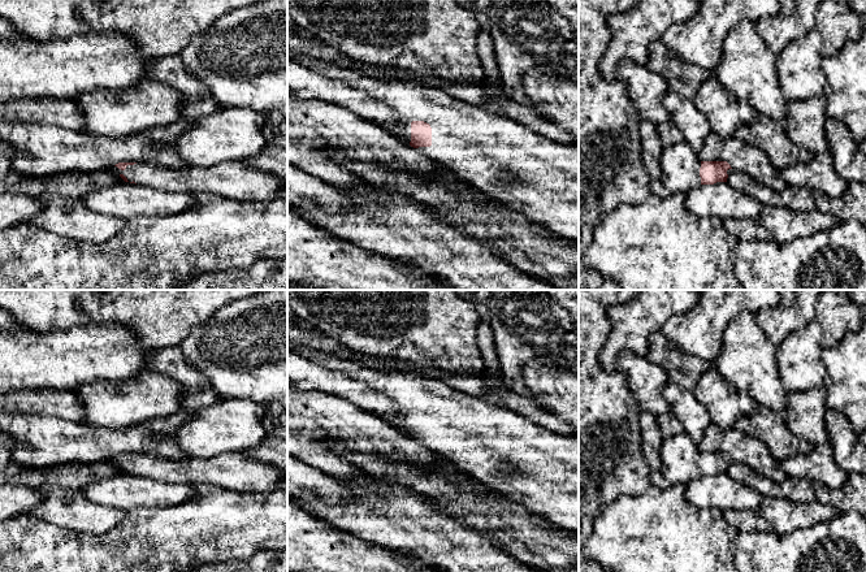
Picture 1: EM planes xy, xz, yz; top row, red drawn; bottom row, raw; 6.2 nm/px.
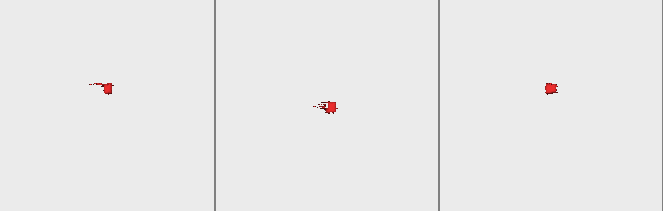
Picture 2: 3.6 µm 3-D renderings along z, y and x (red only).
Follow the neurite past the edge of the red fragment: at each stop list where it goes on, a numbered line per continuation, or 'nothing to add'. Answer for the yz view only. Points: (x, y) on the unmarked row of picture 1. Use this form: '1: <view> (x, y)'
1: yz (680, 456)

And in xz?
1: xz (505, 450)

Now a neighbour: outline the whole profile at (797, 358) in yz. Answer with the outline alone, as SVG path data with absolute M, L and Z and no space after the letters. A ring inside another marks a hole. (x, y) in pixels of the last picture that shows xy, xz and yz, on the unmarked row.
M814 321L788 334L776 347L775 363L788 393L823 385L826 367L820 359L822 329Z

